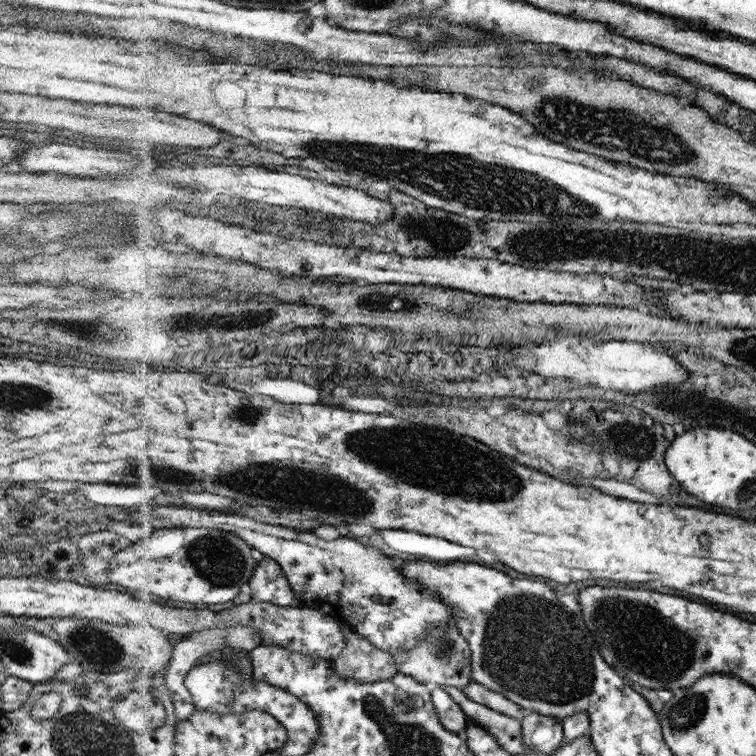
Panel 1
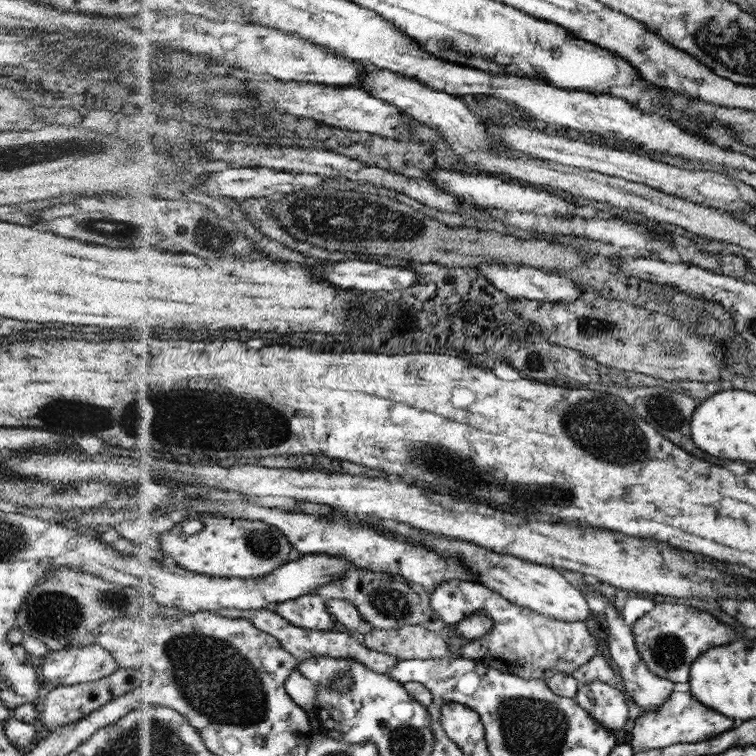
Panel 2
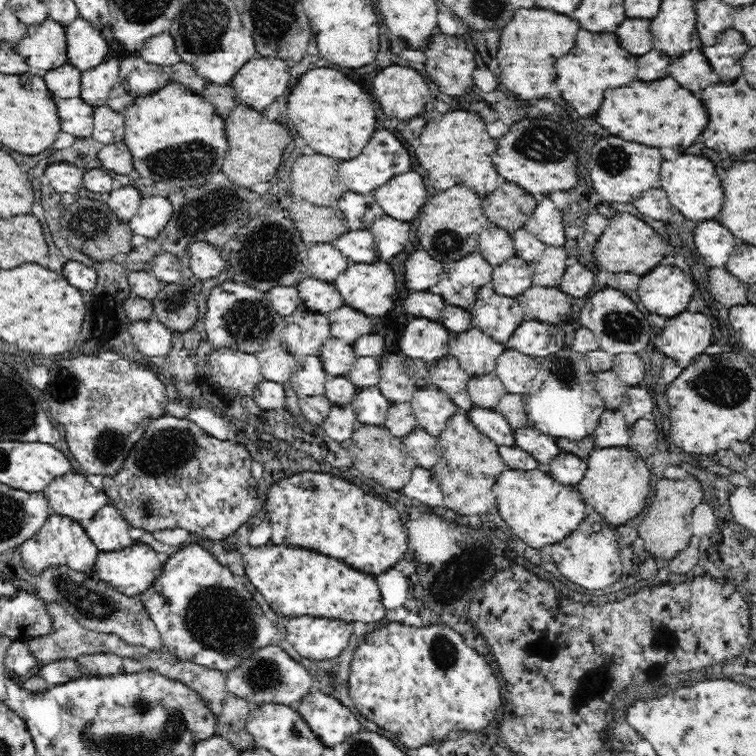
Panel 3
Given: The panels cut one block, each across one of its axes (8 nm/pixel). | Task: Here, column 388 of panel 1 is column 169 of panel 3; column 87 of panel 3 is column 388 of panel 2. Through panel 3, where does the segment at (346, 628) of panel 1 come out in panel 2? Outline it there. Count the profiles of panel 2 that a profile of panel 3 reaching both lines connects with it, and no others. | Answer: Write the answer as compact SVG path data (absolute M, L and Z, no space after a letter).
M405 624L399 628L373 629L364 635L364 645L373 650L394 655L400 659L437 659L459 657L451 653L447 642L439 634L416 624Z

